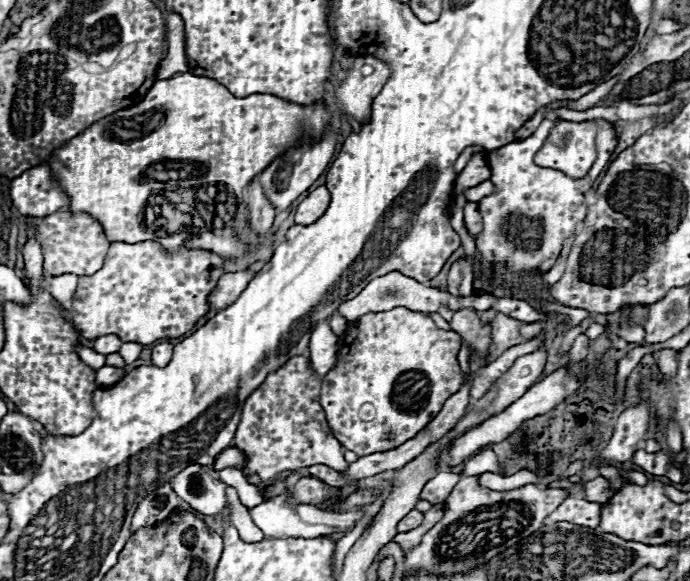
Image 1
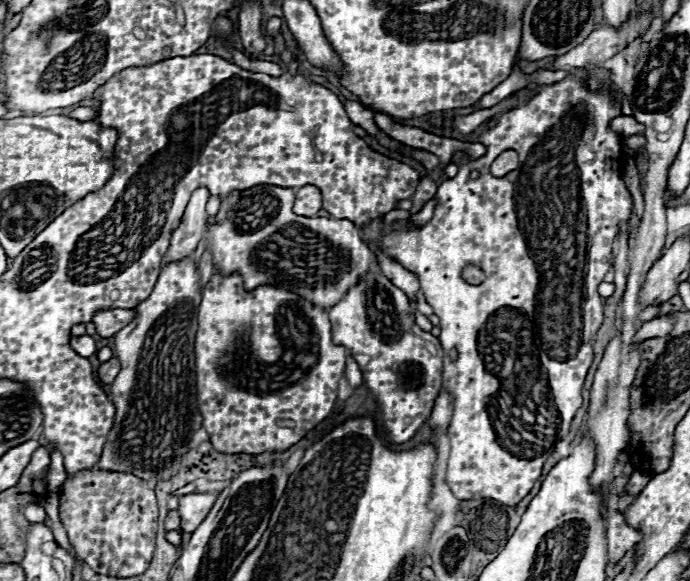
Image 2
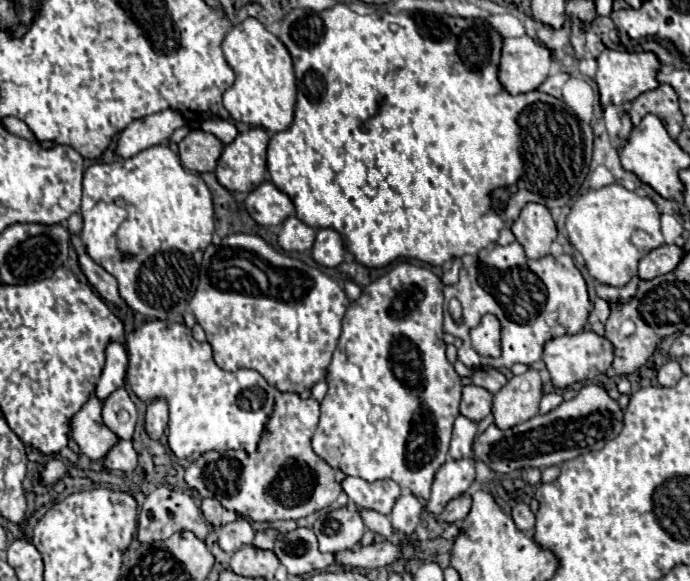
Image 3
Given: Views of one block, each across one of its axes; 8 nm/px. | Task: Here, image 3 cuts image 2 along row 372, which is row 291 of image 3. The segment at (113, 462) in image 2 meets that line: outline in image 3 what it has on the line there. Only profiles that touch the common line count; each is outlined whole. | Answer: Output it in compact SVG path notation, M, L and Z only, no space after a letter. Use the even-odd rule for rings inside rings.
M152 146L128 160L88 166L82 182L80 214L84 218L80 238L88 256L118 280L120 298L128 308L156 320L184 314L198 286L202 254L212 242L214 210L208 186L198 174L182 168L178 154L168 146Z

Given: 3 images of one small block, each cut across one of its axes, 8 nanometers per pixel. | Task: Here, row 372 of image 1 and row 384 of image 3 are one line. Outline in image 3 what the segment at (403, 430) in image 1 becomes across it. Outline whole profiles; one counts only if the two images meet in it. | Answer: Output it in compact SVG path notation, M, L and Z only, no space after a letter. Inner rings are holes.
M400 262L396 266L390 268L388 274L384 274L382 278L370 282L366 288L362 288L362 296L350 304L344 320L342 320L342 336L338 340L336 352L332 356L332 362L328 366L328 374L326 374L326 384L328 384L328 392L324 396L324 400L320 402L320 424L318 430L312 438L312 448L314 452L324 458L334 470L342 470L346 476L358 476L366 482L376 482L376 480L394 480L400 488L408 488L416 498L428 500L428 486L432 486L434 474L436 470L446 462L448 456L448 442L450 442L450 434L452 434L452 426L454 420L458 418L460 410L460 392L462 392L462 380L456 374L454 366L446 360L444 354L444 332L442 332L442 304L444 304L444 294L442 294L442 280L422 268L422 266L414 266L410 262Z

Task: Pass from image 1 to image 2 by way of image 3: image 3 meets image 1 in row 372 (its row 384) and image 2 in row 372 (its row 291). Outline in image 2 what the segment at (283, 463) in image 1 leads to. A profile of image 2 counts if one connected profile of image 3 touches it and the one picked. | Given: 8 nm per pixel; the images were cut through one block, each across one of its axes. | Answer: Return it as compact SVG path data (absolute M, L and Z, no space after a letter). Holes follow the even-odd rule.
M238 272L232 274L214 274L210 282L204 286L204 298L200 304L200 328L196 332L196 388L198 388L198 400L200 400L200 414L204 416L204 428L210 434L210 442L218 452L244 452L244 454L260 454L260 452L276 452L286 450L298 440L302 440L316 424L320 424L332 410L336 396L338 396L338 380L344 374L346 364L346 348L332 342L332 324L328 320L328 314L308 302L306 298L282 288L264 284L250 292L244 290L242 276Z

